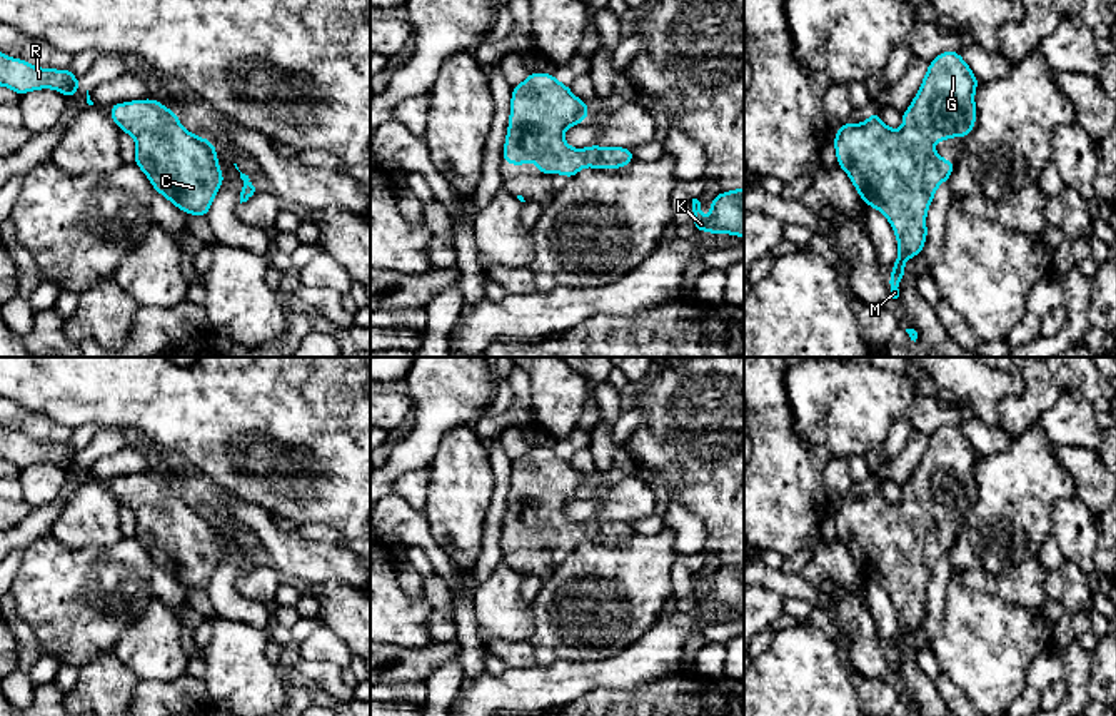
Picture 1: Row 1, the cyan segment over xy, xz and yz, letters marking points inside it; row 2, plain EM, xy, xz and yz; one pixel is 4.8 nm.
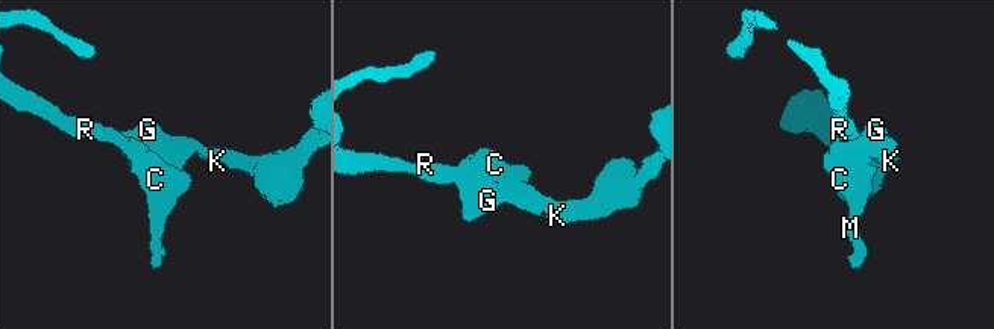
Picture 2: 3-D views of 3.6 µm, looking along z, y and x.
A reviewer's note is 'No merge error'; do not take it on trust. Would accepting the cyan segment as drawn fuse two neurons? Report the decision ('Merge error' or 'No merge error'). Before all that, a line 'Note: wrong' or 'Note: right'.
Note: right
No merge error

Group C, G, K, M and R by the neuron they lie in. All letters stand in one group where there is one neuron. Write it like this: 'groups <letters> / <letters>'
groups C G K M R

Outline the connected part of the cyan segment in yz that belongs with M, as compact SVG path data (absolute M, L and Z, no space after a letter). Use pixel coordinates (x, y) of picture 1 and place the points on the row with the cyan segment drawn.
M958 52L939 53L927 67L921 88L902 112L902 129L889 129L872 110L864 124L844 124L834 130L837 165L846 170L862 202L877 209L897 239L899 255L892 264L889 290L899 297L899 280L906 275L904 262L922 252L927 227L926 214L936 189L949 180L954 164L934 152L934 144L953 137L968 137L974 130L978 78Z

